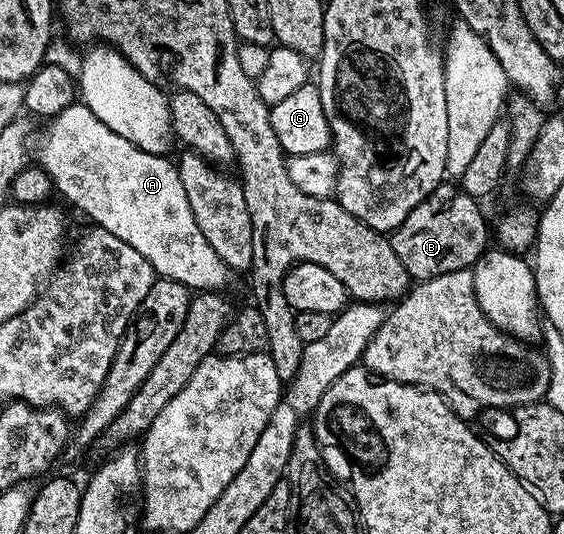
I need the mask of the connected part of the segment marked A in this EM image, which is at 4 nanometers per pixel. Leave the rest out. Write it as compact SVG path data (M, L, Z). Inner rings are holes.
M79 101L61 110L50 123L38 145L36 142L35 159L38 166L52 177L59 195L61 193L73 206L83 211L91 219L90 222L114 233L115 237L127 241L133 249L138 250L147 258L156 276L179 281L189 290L199 293L224 288L231 272L199 229L177 166L169 161L168 156L147 153L120 137Z

